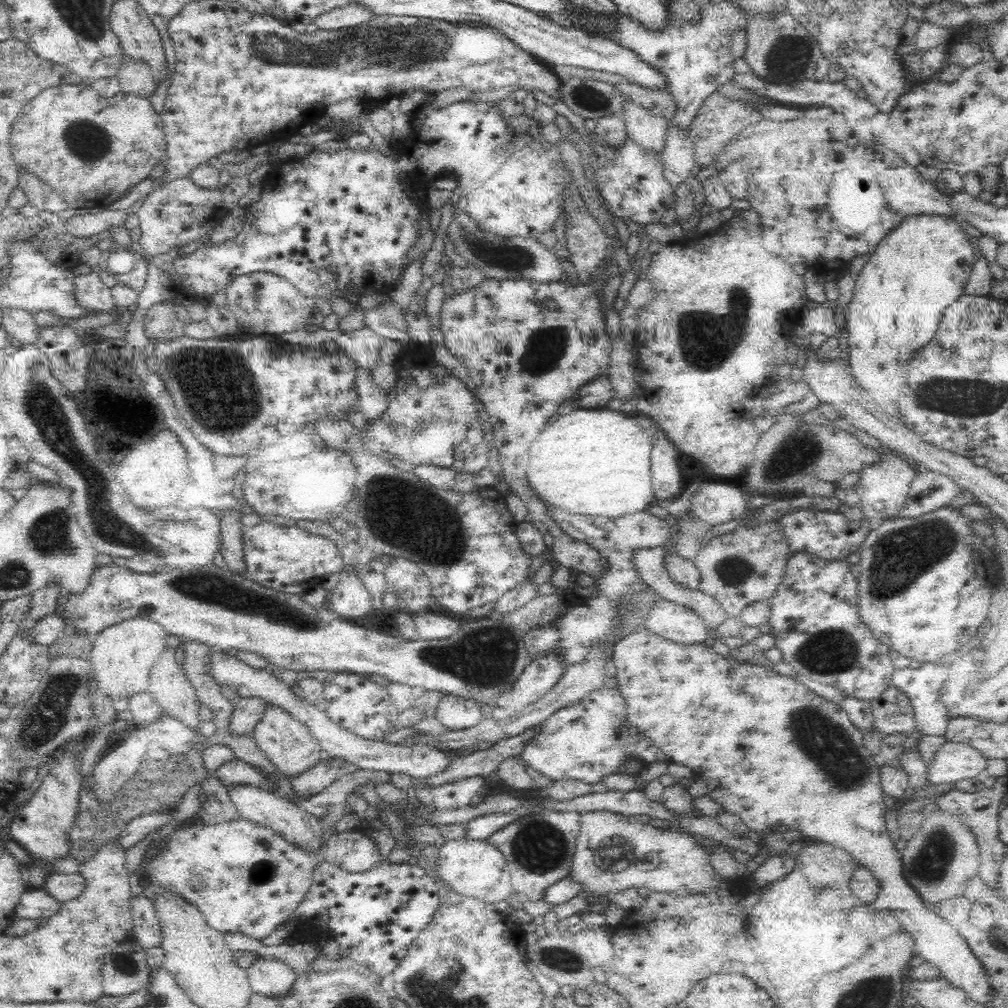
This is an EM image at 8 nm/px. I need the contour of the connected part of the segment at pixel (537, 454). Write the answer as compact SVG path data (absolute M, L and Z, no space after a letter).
M567 408L555 415L531 442L527 481L548 506L610 519L657 510L650 452L652 438L628 418L628 410Z

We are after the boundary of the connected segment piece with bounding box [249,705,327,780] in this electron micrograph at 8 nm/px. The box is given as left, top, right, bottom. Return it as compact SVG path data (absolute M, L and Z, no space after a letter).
M274 705L266 708L264 717L254 728L249 741L255 741L277 771L291 780L318 765L327 752L326 747L317 742L300 720Z

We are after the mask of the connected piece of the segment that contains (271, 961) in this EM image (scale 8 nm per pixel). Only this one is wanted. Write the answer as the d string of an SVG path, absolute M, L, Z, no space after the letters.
M256 955L249 967L245 967L252 992L256 994L284 996L291 990L296 974L288 966L286 956Z

